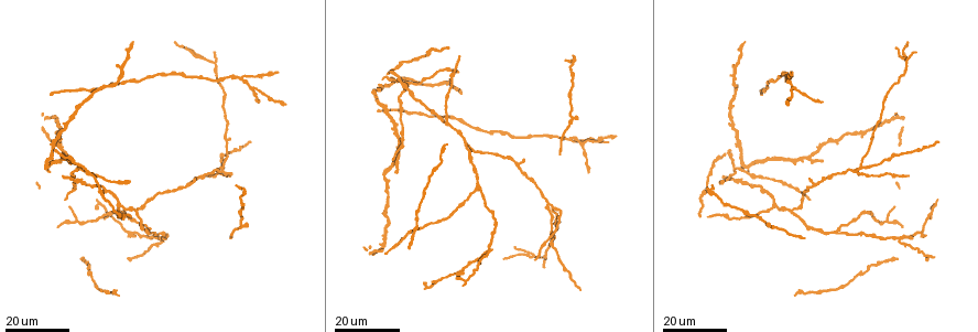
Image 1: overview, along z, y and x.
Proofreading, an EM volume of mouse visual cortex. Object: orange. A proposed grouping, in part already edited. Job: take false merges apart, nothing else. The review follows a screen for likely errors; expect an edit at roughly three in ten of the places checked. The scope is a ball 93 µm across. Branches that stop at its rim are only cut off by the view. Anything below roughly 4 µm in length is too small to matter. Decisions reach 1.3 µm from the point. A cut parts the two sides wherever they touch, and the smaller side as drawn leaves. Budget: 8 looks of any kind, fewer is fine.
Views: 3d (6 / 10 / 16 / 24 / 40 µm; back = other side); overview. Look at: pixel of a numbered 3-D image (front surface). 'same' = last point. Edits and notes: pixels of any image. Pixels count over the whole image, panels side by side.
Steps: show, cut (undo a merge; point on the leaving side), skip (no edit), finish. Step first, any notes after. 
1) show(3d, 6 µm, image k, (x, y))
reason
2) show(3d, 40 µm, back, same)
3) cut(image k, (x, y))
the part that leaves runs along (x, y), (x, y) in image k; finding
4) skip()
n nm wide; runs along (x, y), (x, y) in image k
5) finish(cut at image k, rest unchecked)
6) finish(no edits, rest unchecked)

show(3d, 24 µm, image 1, (897, 239))
thin arm on a thick one

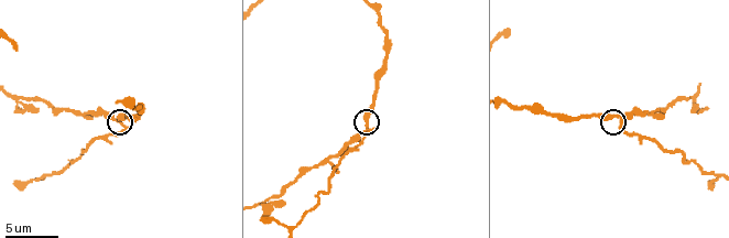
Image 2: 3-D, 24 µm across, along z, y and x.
show(3d, 6 µm, image 2, (622, 122))
closer look

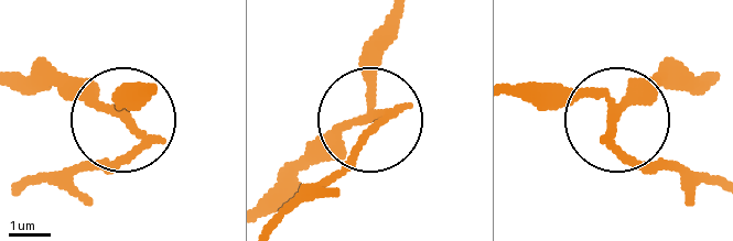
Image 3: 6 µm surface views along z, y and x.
cut(image 3, (112, 167))
the part that leaves runs along (615, 107), (700, 86) in image 3; two cells meet here

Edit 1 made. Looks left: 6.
show(3d, 16 µm, image 1, (445, 122))
arms part here

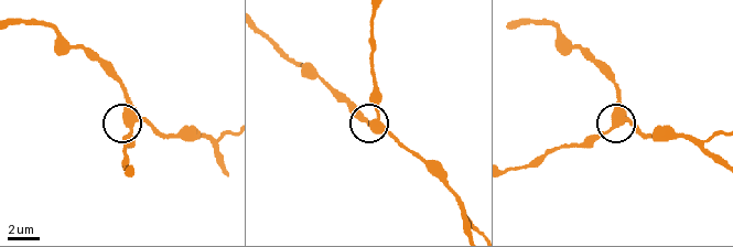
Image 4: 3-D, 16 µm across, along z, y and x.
show(3d, 10 µm, image 4, (133, 125))

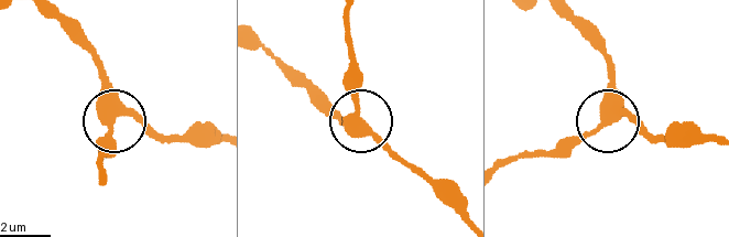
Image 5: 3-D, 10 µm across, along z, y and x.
skip()
runs along (562, 15), (604, 60), (606, 117), (557, 152) in image 5; one cell here

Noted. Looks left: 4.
show(overview)
redraw

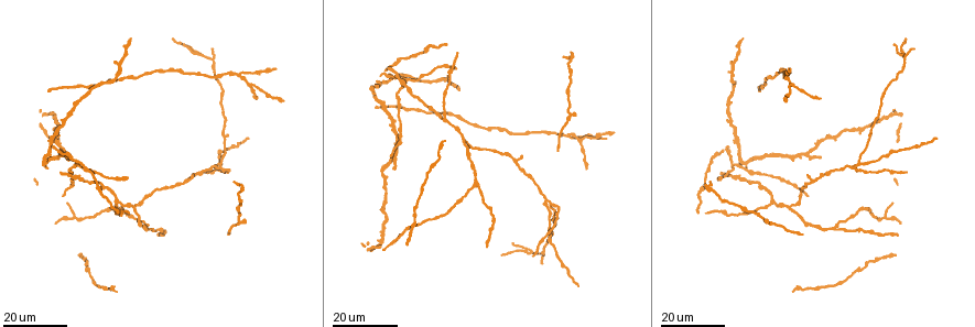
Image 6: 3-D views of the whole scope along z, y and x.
show(3d, 24 µm, image 6, (478, 183))
a fork

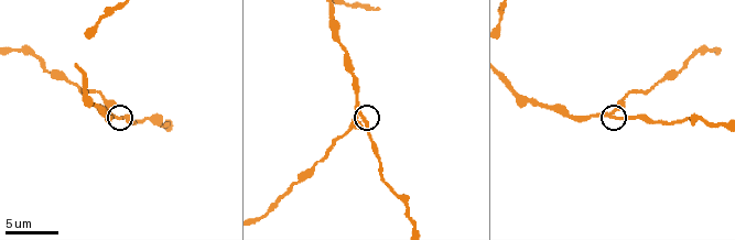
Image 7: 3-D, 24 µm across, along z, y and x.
show(3d, 6 µm, image 7, (608, 114))

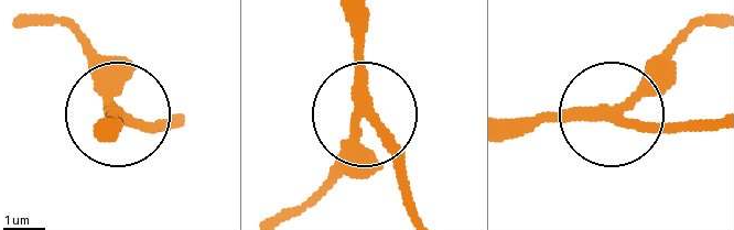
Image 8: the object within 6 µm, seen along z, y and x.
skip()
side arm 24 µm; runs along (352, 17), (359, 90), (411, 217) in image 8; all the same cell

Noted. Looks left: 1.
finish(cut at image 3, rest unchecked)

